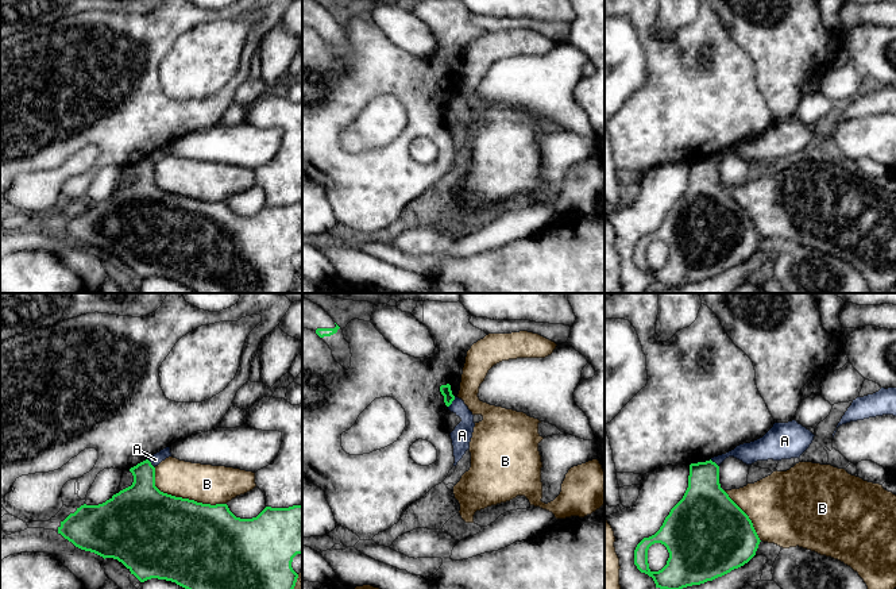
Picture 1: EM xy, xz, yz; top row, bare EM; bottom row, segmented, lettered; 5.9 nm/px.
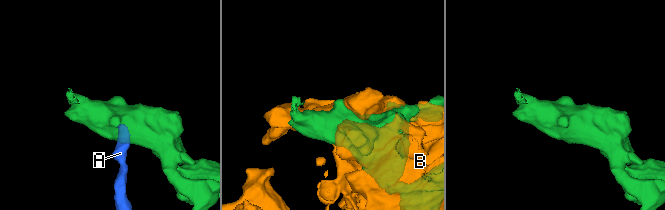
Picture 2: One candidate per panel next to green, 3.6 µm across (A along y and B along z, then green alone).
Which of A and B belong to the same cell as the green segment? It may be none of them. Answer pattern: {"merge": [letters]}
{"merge": []}

